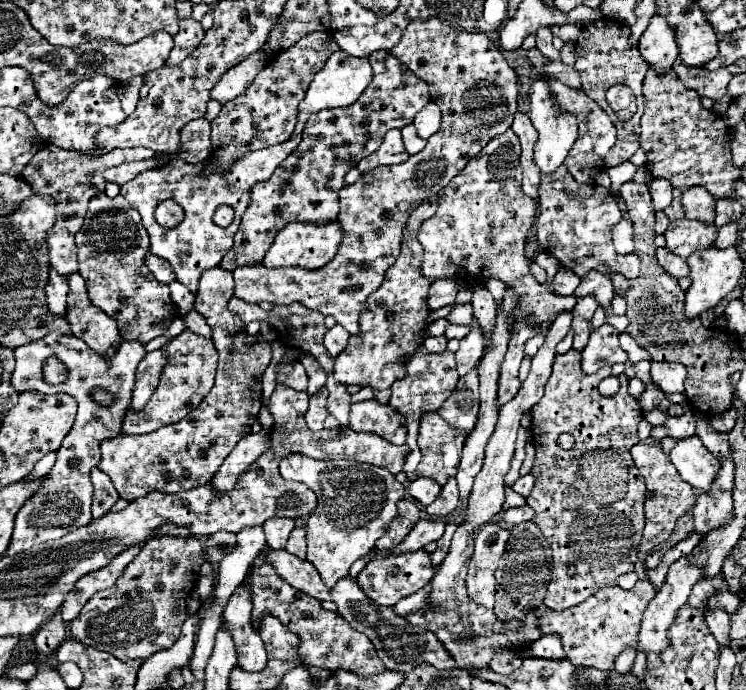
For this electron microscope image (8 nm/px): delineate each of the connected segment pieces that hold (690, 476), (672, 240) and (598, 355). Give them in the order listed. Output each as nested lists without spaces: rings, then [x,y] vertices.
[[[698,436],[680,440],[670,450],[670,460],[676,466],[682,480],[700,492],[706,492],[712,486],[720,470],[720,460],[702,446]]]
[[[682,218],[682,220],[670,222],[670,226],[664,234],[666,248],[686,260],[692,252],[712,246],[712,242],[716,240],[716,230],[718,228],[714,224],[706,224],[700,220]]]
[[[604,324],[590,334],[590,342],[582,352],[580,364],[584,374],[594,374],[602,366],[612,366],[616,362],[626,362],[626,352],[618,344],[618,330]]]

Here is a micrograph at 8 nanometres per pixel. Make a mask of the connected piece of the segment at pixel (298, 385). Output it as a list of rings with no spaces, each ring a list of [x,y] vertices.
[[[282,358],[280,364],[278,364],[276,382],[278,384],[284,384],[288,388],[294,388],[294,390],[306,390],[308,376],[306,376],[306,370],[304,370],[304,366],[300,362],[284,364],[284,358]]]

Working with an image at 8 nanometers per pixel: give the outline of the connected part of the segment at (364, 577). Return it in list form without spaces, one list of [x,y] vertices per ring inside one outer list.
[[[418,550],[418,552],[370,560],[368,566],[358,576],[358,586],[376,604],[394,606],[400,598],[406,598],[406,596],[414,594],[416,590],[424,588],[432,580],[432,576],[434,576],[434,570],[432,570],[432,562],[430,562],[430,554],[426,554],[424,550]]]

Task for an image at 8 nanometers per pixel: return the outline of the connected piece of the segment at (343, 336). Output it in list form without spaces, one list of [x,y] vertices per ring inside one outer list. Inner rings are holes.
[[[336,324],[334,328],[330,328],[330,330],[326,332],[326,338],[324,338],[324,346],[326,346],[328,354],[330,354],[332,358],[336,358],[336,356],[346,348],[348,338],[350,338],[350,334],[348,334],[344,328],[340,328],[338,324]]]

